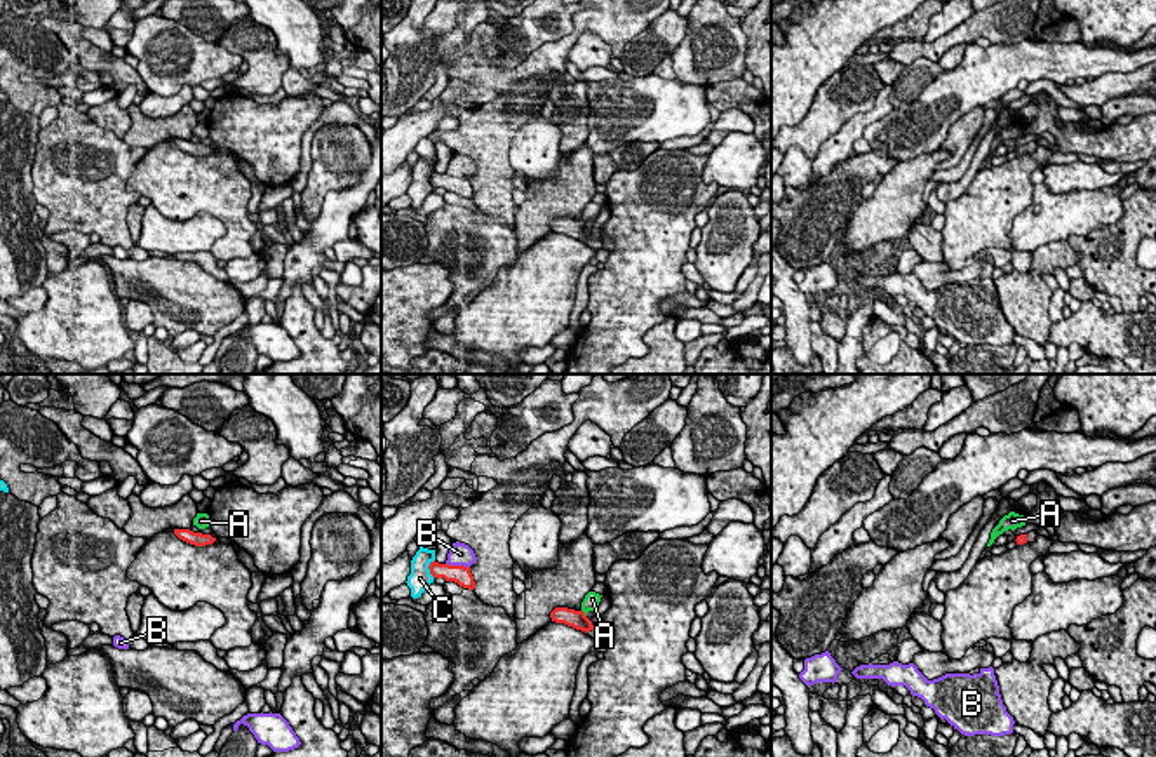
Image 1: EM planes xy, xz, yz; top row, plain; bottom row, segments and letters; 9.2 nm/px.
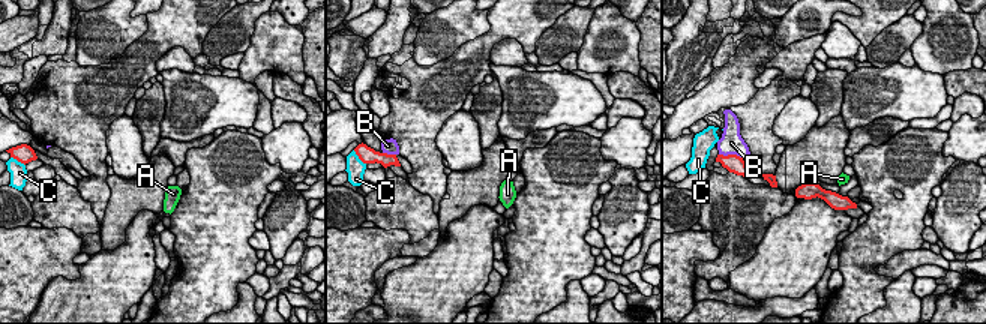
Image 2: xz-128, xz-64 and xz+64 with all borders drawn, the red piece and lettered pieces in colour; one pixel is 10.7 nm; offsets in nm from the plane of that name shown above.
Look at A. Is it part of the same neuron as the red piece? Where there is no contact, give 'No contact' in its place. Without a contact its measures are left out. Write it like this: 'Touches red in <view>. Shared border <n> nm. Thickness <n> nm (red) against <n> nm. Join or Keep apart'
Touches red in xz. Shared border 90 nm. Thickness 160 nm (red) against 140 nm. Keep apart

